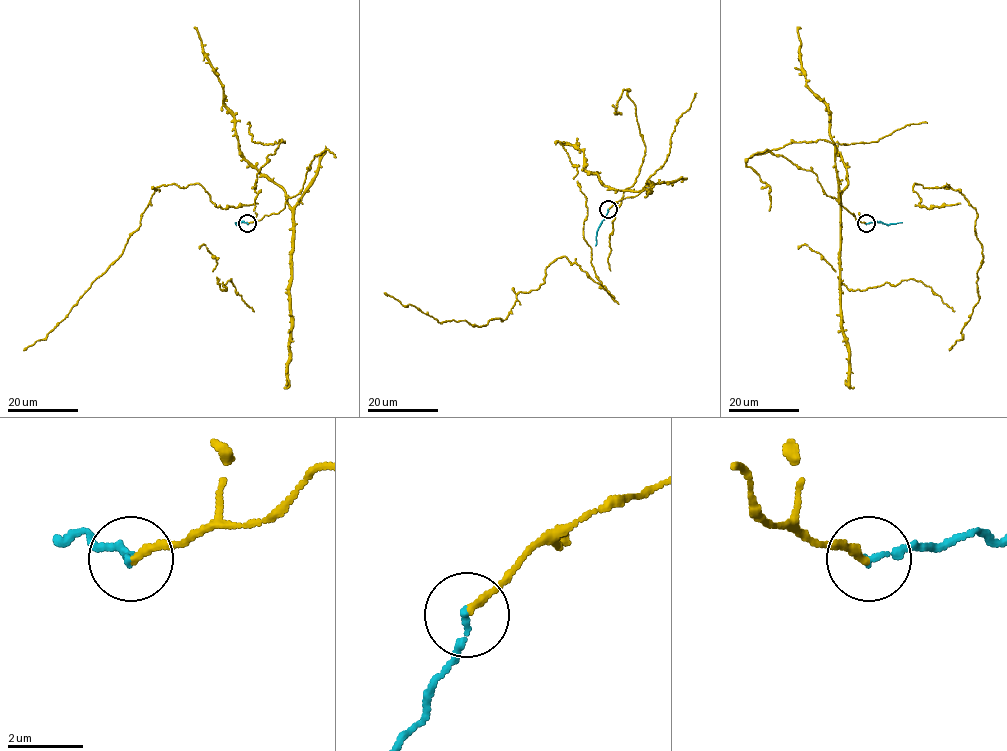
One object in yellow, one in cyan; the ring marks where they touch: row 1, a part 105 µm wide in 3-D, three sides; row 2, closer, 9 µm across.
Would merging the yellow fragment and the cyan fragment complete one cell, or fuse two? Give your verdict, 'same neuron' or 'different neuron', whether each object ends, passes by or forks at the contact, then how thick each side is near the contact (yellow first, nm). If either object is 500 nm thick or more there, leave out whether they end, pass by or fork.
same neuron | yellow ends | cyan ends | 190/180 nm

